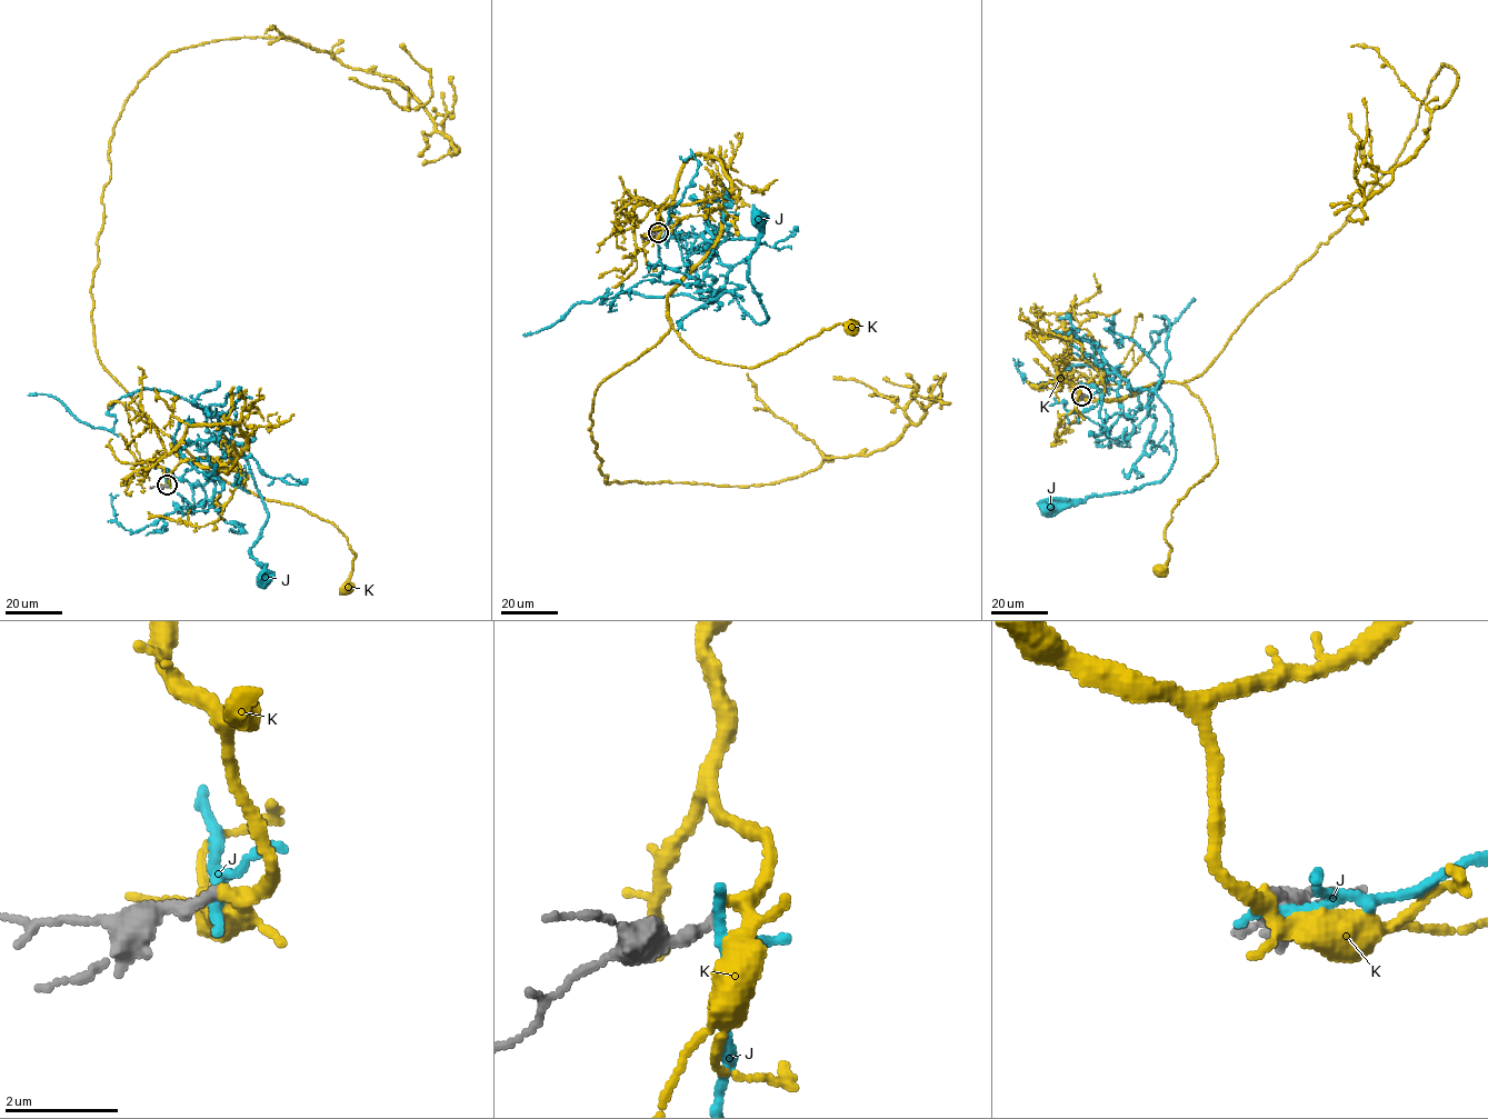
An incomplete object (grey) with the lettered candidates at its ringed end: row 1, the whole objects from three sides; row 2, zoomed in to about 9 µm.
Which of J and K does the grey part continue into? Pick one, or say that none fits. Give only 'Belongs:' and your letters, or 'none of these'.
Belongs: K

